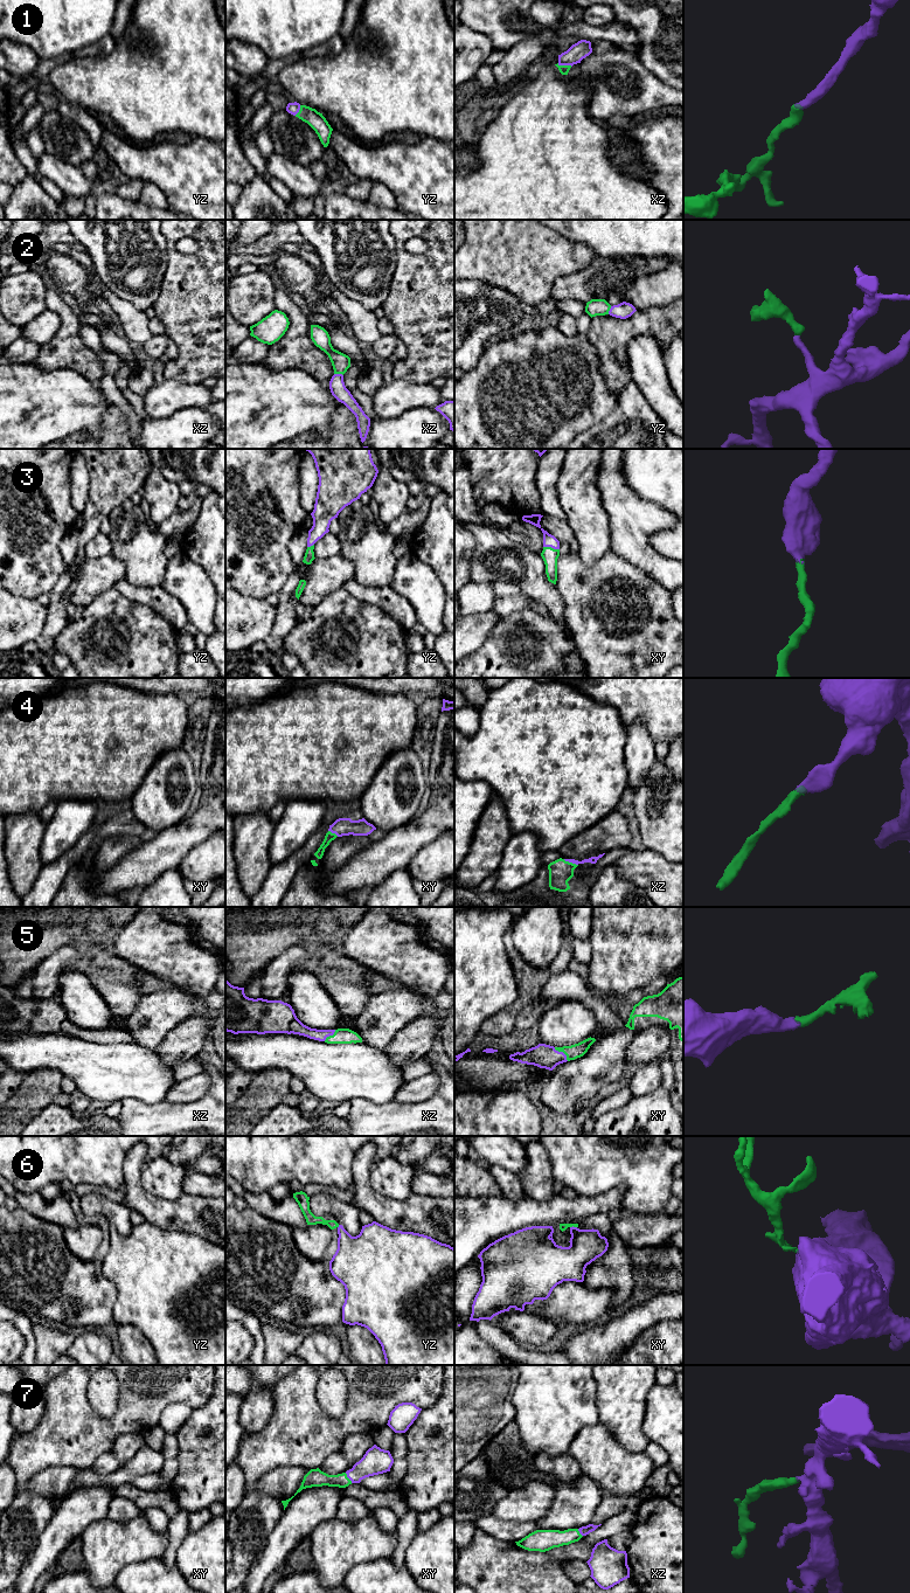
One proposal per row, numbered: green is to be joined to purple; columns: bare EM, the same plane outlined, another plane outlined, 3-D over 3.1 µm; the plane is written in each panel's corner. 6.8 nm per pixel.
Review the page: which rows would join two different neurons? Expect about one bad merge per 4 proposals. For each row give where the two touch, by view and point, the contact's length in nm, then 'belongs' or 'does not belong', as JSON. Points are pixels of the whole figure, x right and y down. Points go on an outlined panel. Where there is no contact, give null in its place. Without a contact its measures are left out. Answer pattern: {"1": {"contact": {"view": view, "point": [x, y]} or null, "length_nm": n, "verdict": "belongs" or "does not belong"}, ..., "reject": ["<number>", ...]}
{"1": {"contact": {"view": "xz", "point": [564, 64]}, "length_nm": 110, "verdict": "belongs"}, "2": {"contact": {"view": "xz", "point": [339, 374]}, "length_nm": 70, "verdict": "belongs"}, "3": {"contact": {"view": "xy", "point": [551, 547]}, "length_nm": 110, "verdict": "belongs"}, "4": {"contact": {"view": "xz", "point": [570, 861]}, "length_nm": 110, "verdict": "belongs"}, "5": {"contact": {"view": "xy", "point": [562, 1052]}, "length_nm": 140, "verdict": "belongs"}, "6": {"contact": {"view": "xy", "point": [572, 1226]}, "length_nm": 50, "verdict": "does not belong"}, "7": {"contact": {"view": "xy", "point": [347, 1476]}, "length_nm": 90, "verdict": "belongs"}, "reject": ["6"]}

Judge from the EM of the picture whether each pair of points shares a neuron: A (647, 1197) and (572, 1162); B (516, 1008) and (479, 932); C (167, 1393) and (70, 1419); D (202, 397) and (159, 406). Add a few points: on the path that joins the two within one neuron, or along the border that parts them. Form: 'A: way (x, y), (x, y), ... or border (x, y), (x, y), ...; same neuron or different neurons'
A: way (629, 1178), (612, 1162), (591, 1162); same neuron
B: border (514, 974), (518, 997), (491, 1017); different neurons
C: way (143, 1403), (120, 1424), (95, 1424); same neuron
D: way (192, 397), (169, 397); same neuron

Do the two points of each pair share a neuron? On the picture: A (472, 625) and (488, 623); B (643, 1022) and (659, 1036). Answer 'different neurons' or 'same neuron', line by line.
A: same neuron
B: different neurons

